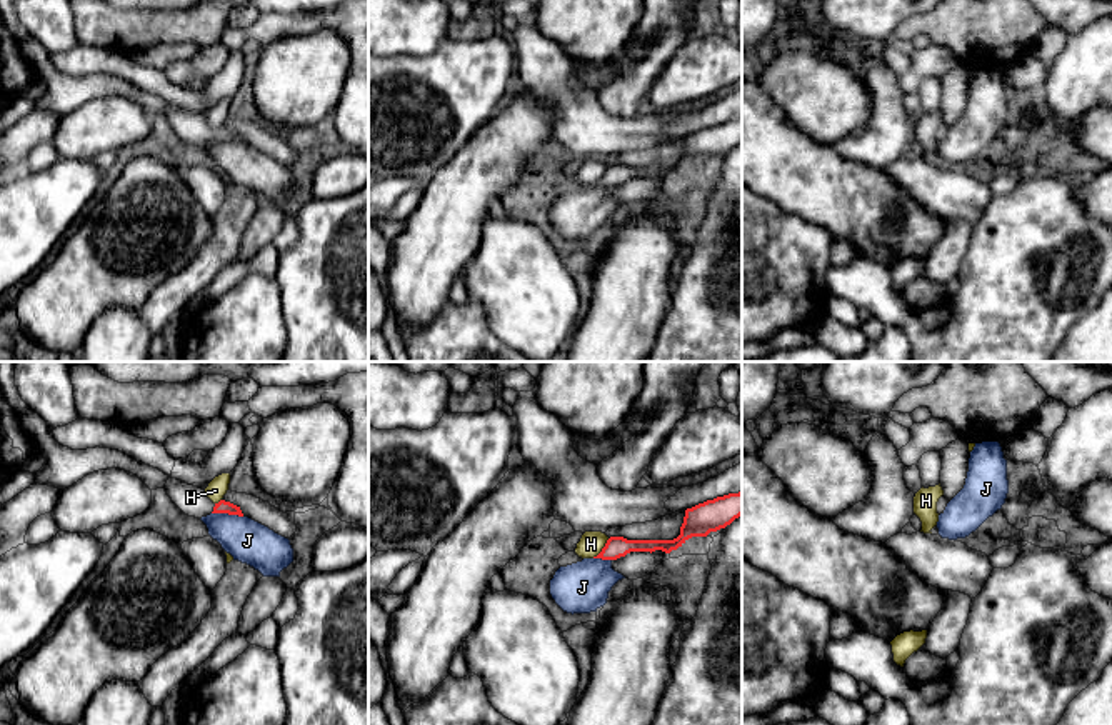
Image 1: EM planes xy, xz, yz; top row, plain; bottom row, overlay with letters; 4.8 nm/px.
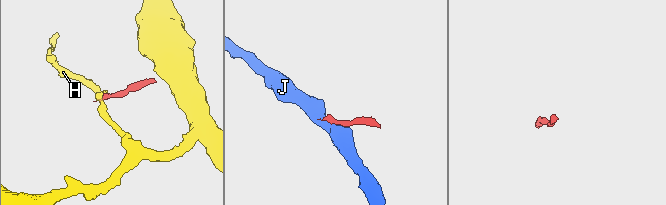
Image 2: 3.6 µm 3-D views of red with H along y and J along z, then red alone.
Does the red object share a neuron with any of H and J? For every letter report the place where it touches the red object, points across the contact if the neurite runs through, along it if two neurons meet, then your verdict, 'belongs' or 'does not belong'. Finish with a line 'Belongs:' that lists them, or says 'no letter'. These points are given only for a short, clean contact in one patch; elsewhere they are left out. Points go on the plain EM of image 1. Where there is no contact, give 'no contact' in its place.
H: xz (602, 175) | along xz (609, 165), (592, 184) | does not belong
J: xy (227, 139) | along xy (212, 139), (242, 144) | does not belong
Belongs: no letter

